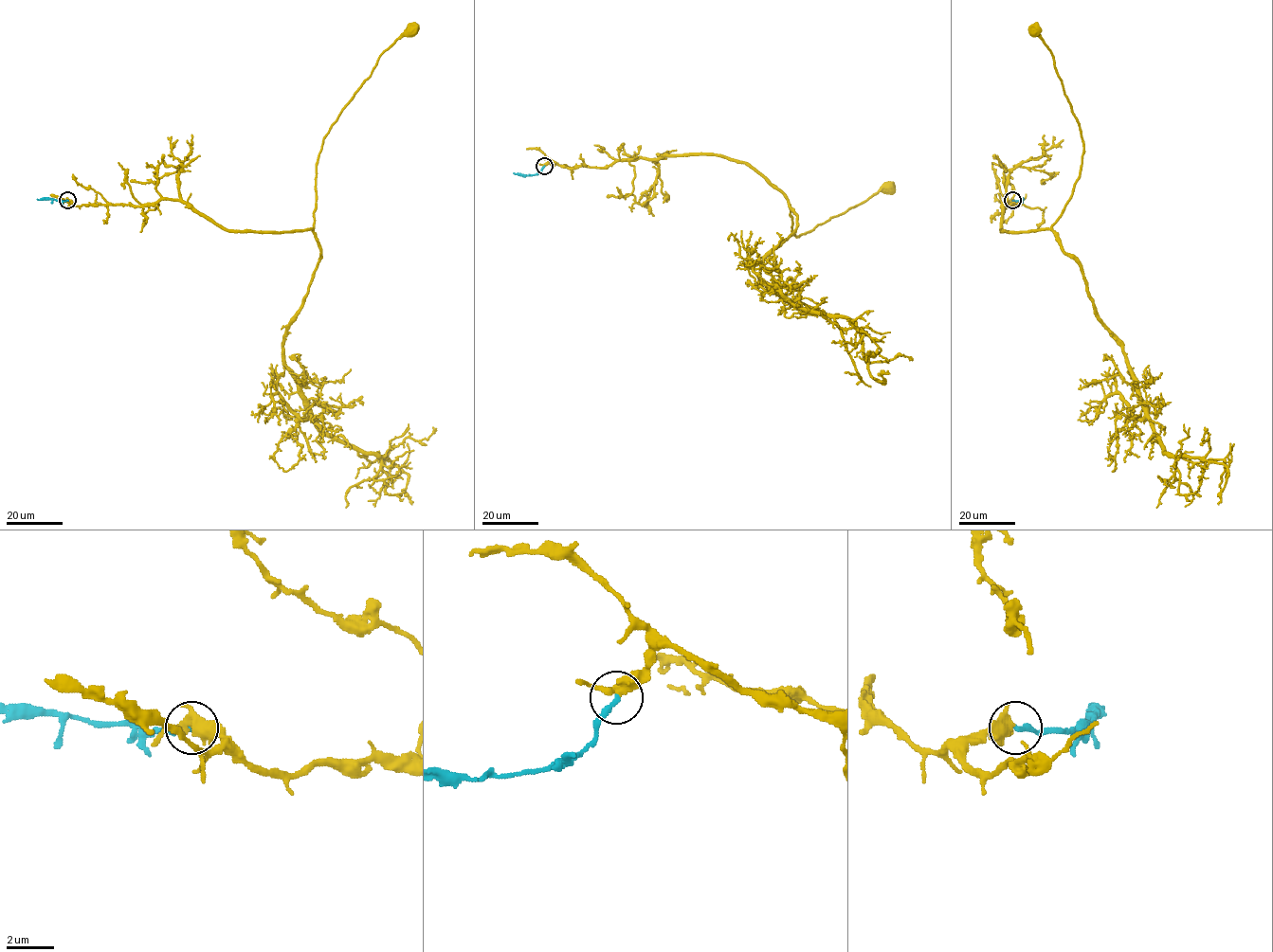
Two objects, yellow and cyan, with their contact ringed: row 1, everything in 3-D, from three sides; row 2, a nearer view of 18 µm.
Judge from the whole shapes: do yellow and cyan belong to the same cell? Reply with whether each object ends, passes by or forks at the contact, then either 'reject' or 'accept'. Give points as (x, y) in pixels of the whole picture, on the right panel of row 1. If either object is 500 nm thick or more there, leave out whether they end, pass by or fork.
yellow passes by; cyan ends there; accept

